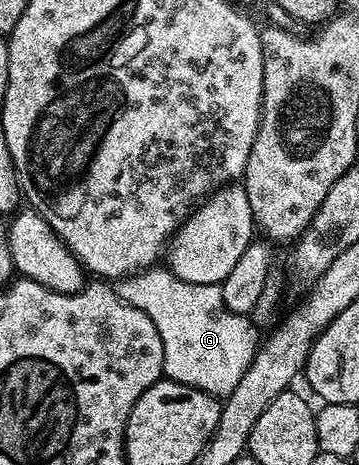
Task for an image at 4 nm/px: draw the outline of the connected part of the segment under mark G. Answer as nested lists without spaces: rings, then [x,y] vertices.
[[[149,269],[126,275],[115,284],[118,297],[142,309],[162,337],[164,375],[202,389],[207,395],[226,397],[236,388],[256,355],[258,338],[252,319],[233,315],[224,305],[224,292],[214,283],[182,281],[171,270]]]

